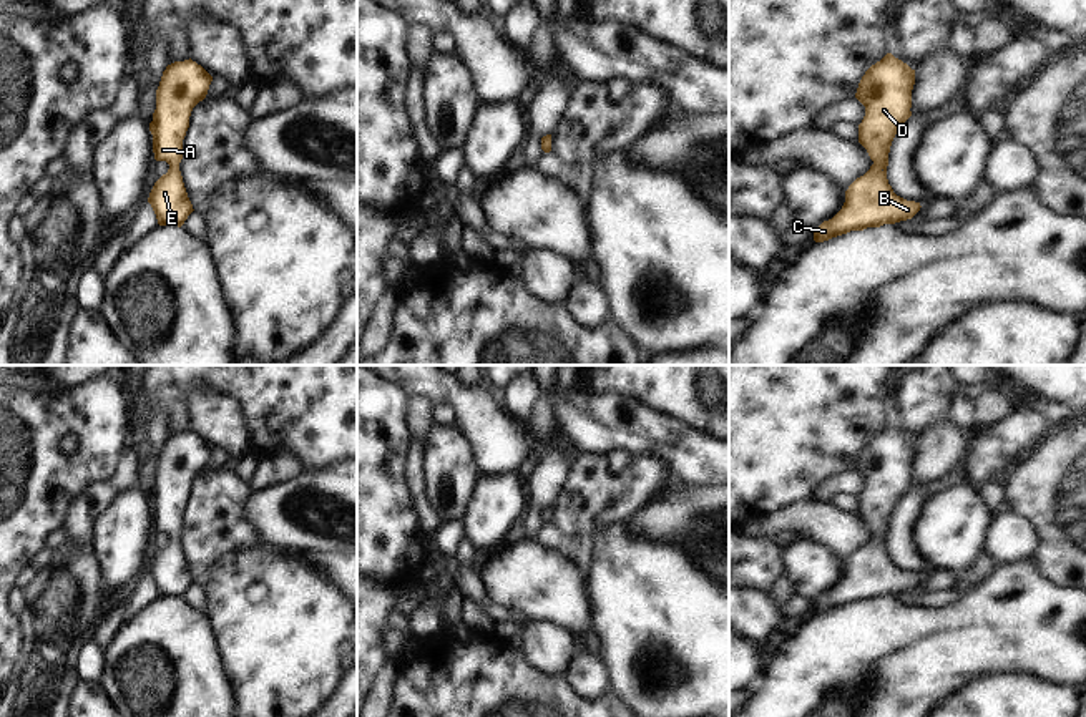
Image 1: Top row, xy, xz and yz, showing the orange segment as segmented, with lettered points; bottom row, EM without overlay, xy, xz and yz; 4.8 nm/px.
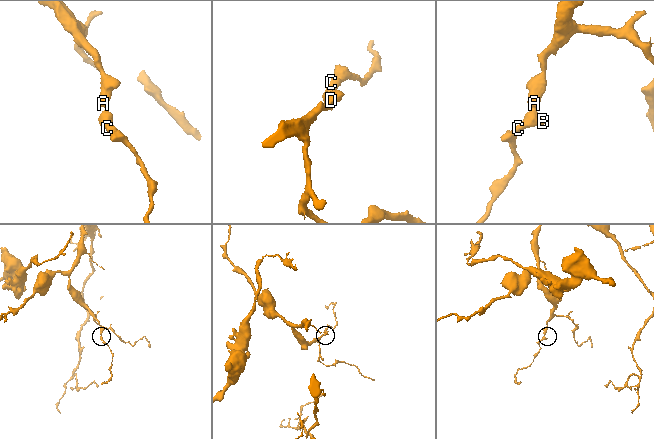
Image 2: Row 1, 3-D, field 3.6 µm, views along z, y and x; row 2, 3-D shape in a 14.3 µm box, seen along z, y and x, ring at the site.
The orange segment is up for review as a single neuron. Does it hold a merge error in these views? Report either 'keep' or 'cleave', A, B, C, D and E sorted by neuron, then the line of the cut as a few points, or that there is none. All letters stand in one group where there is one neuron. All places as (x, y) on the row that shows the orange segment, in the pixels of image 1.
keep; groups A B C D E; cut none

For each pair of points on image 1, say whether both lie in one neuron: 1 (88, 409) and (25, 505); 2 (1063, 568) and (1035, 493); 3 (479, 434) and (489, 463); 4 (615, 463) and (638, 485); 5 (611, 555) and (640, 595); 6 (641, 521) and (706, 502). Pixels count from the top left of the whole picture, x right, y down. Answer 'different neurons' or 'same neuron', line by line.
1: same neuron
2: same neuron
3: same neuron
4: different neurons
5: same neuron
6: same neuron

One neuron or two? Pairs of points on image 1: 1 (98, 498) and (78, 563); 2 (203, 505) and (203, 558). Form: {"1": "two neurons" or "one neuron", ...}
{"1": "two neurons", "2": "one neuron"}

